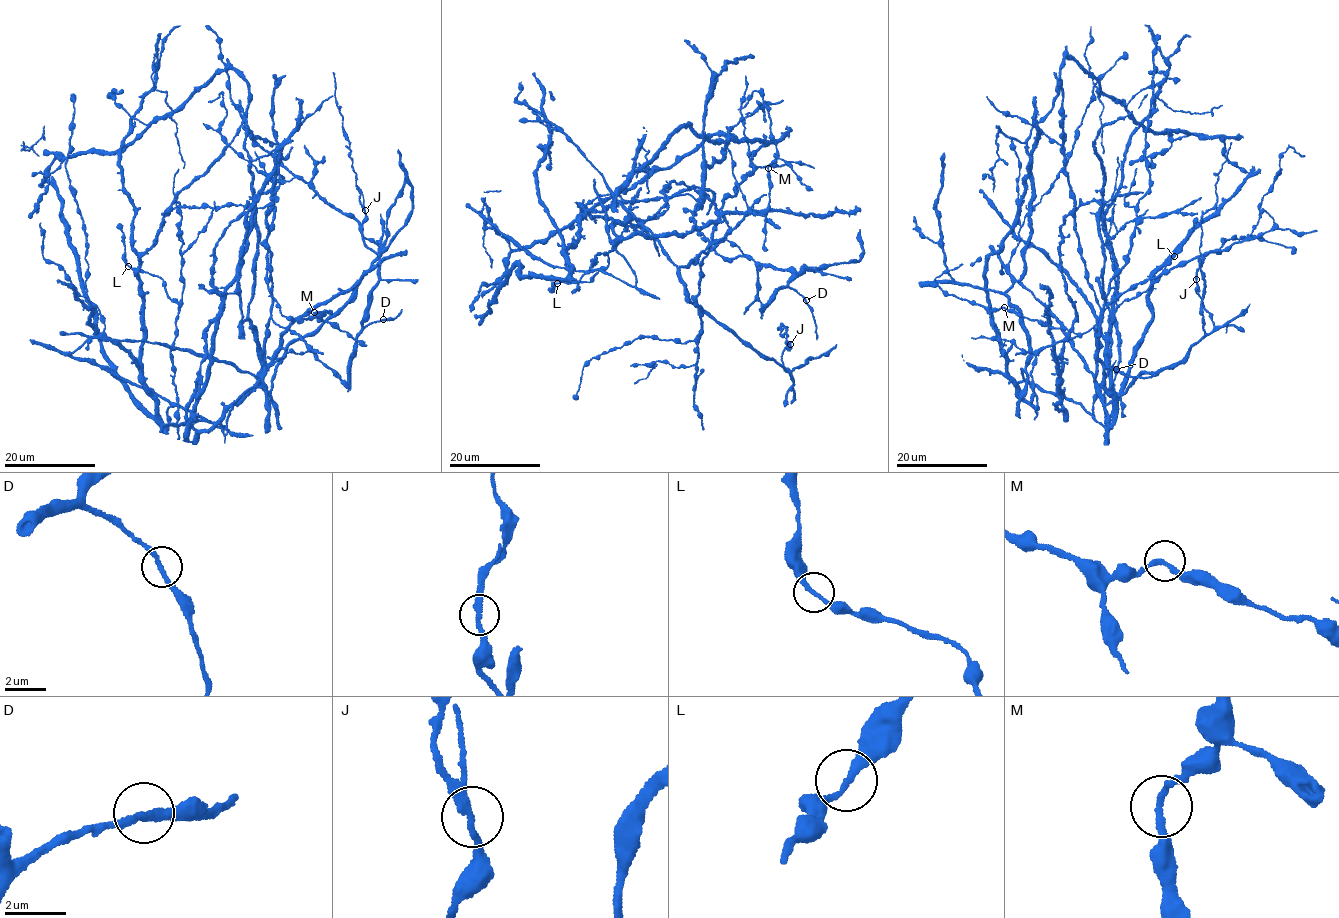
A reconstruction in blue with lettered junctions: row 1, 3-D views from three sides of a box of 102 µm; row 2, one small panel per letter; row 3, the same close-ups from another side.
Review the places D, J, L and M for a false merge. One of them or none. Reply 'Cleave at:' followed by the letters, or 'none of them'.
Cleave at: J

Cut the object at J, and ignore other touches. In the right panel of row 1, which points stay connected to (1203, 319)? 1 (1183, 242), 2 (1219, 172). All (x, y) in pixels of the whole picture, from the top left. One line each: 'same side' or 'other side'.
1: same side
2: other side

